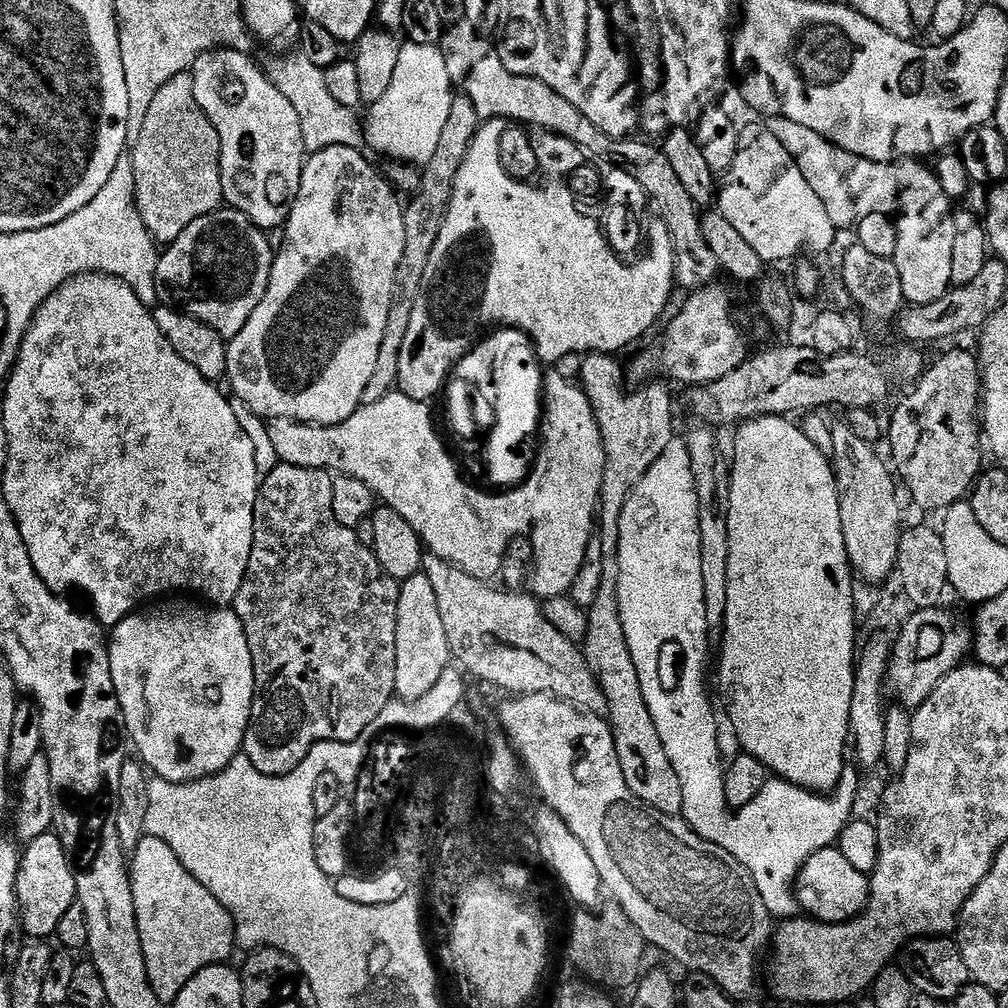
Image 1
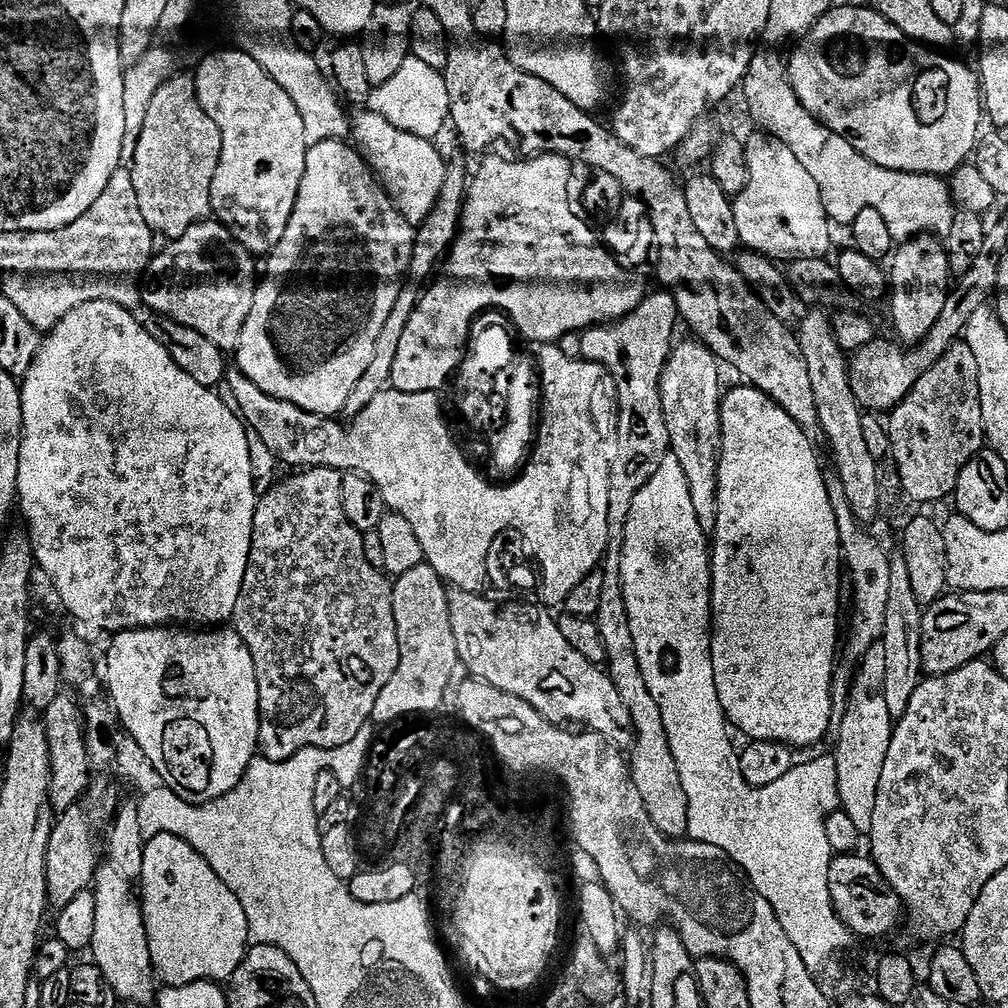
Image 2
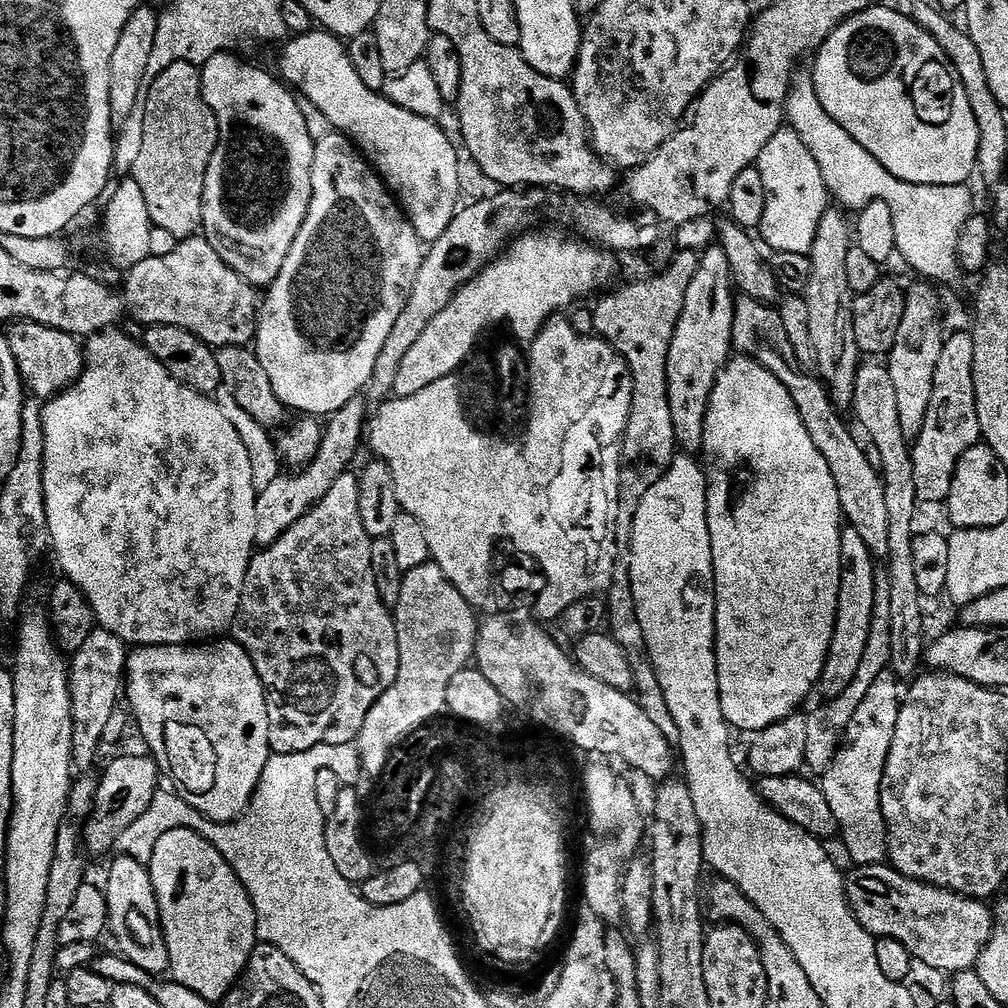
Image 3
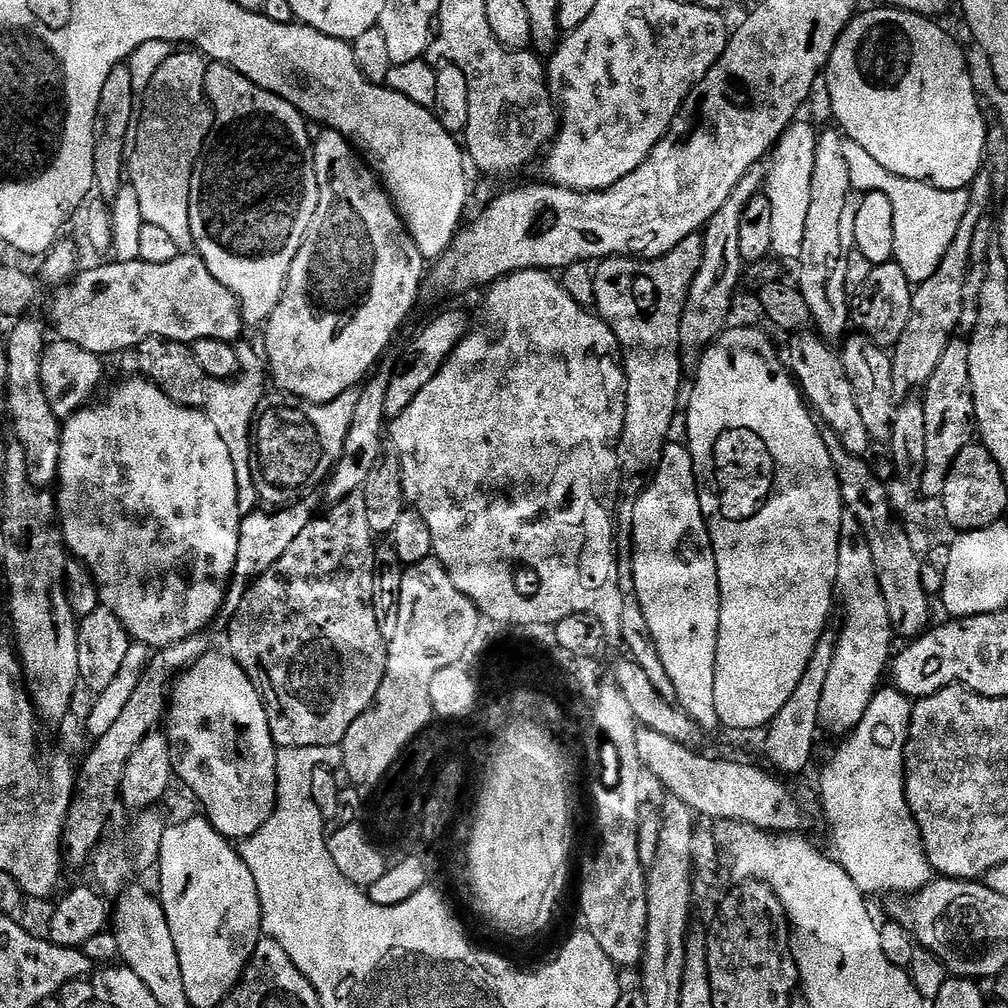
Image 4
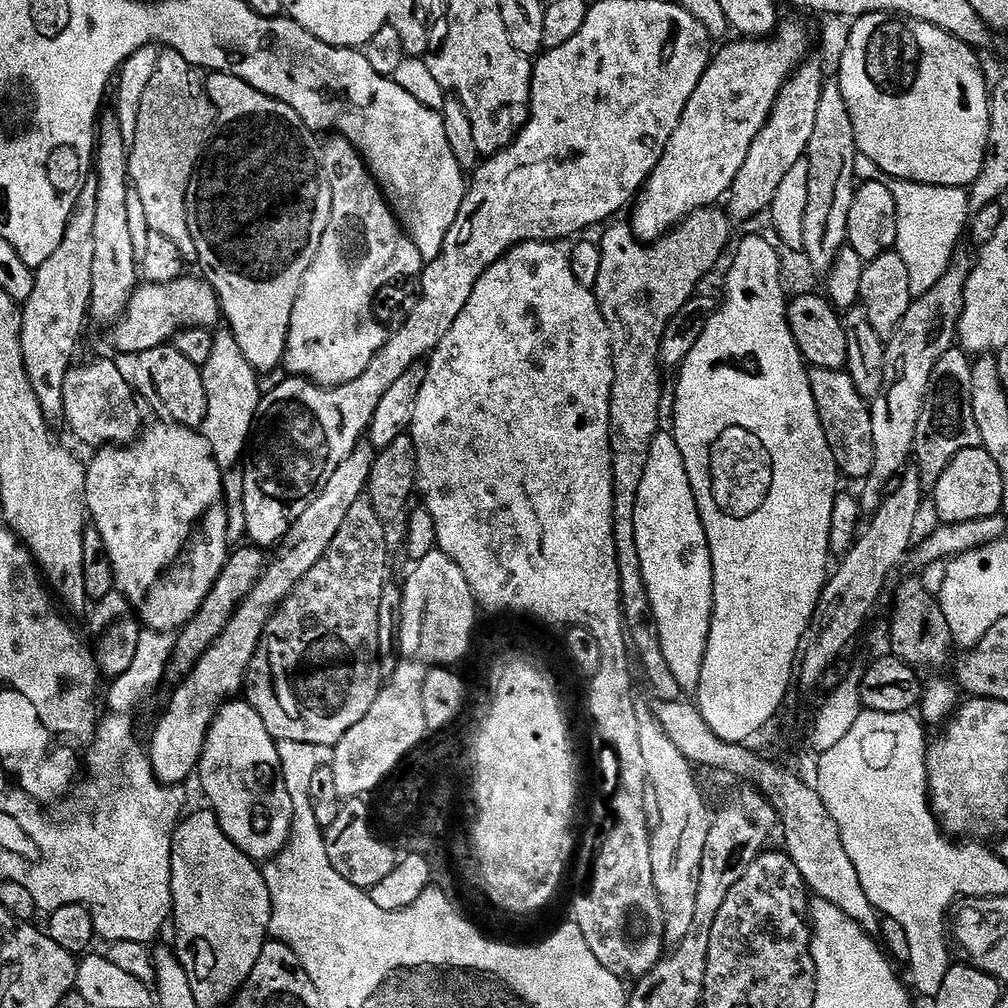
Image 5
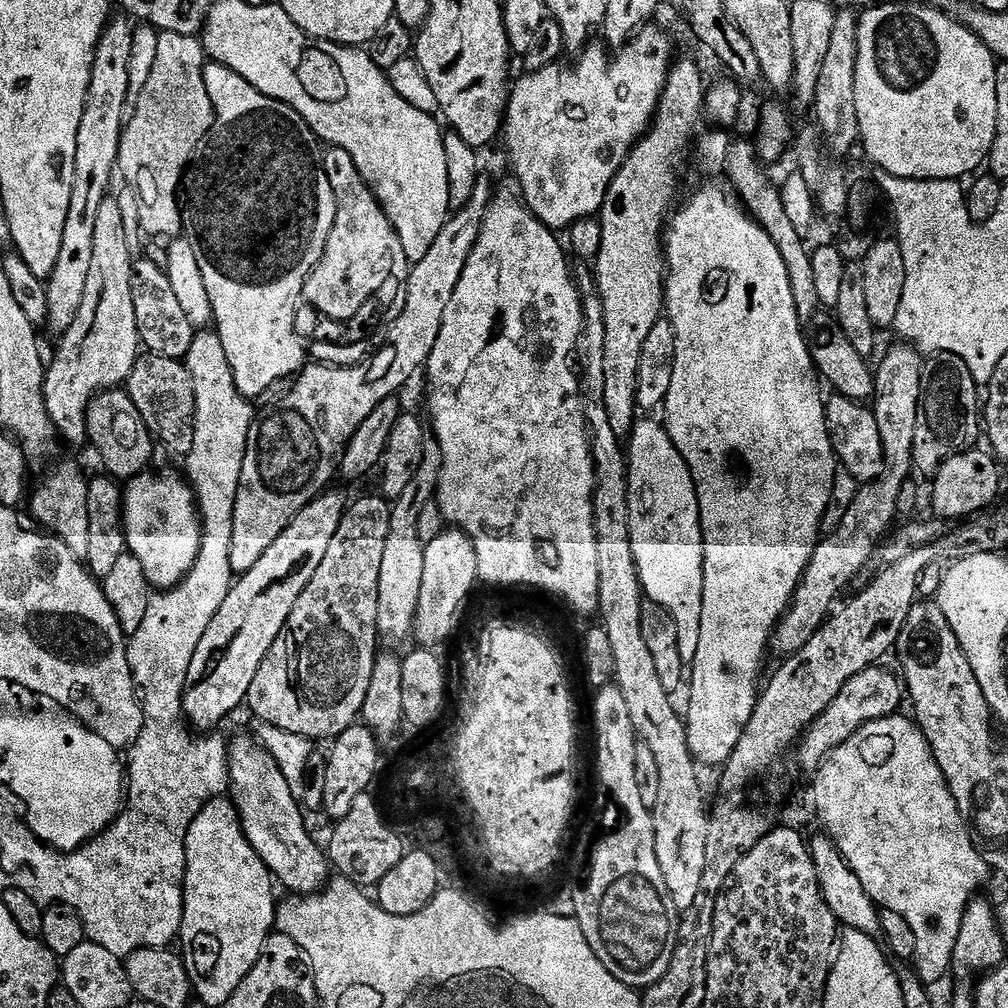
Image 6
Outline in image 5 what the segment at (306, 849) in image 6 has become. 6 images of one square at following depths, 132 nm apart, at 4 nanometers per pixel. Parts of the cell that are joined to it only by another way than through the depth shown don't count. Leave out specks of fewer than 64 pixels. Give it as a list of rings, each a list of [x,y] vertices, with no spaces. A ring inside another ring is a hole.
[[[240,699],[229,700],[216,712],[200,755],[198,777],[200,788],[208,799],[207,807],[215,812],[226,838],[230,838],[230,842],[234,842],[238,850],[242,850],[250,859],[267,862],[288,844],[294,802],[290,802],[290,790],[286,790],[286,778],[276,749],[277,741],[273,740],[270,730],[266,730],[260,708]]]

